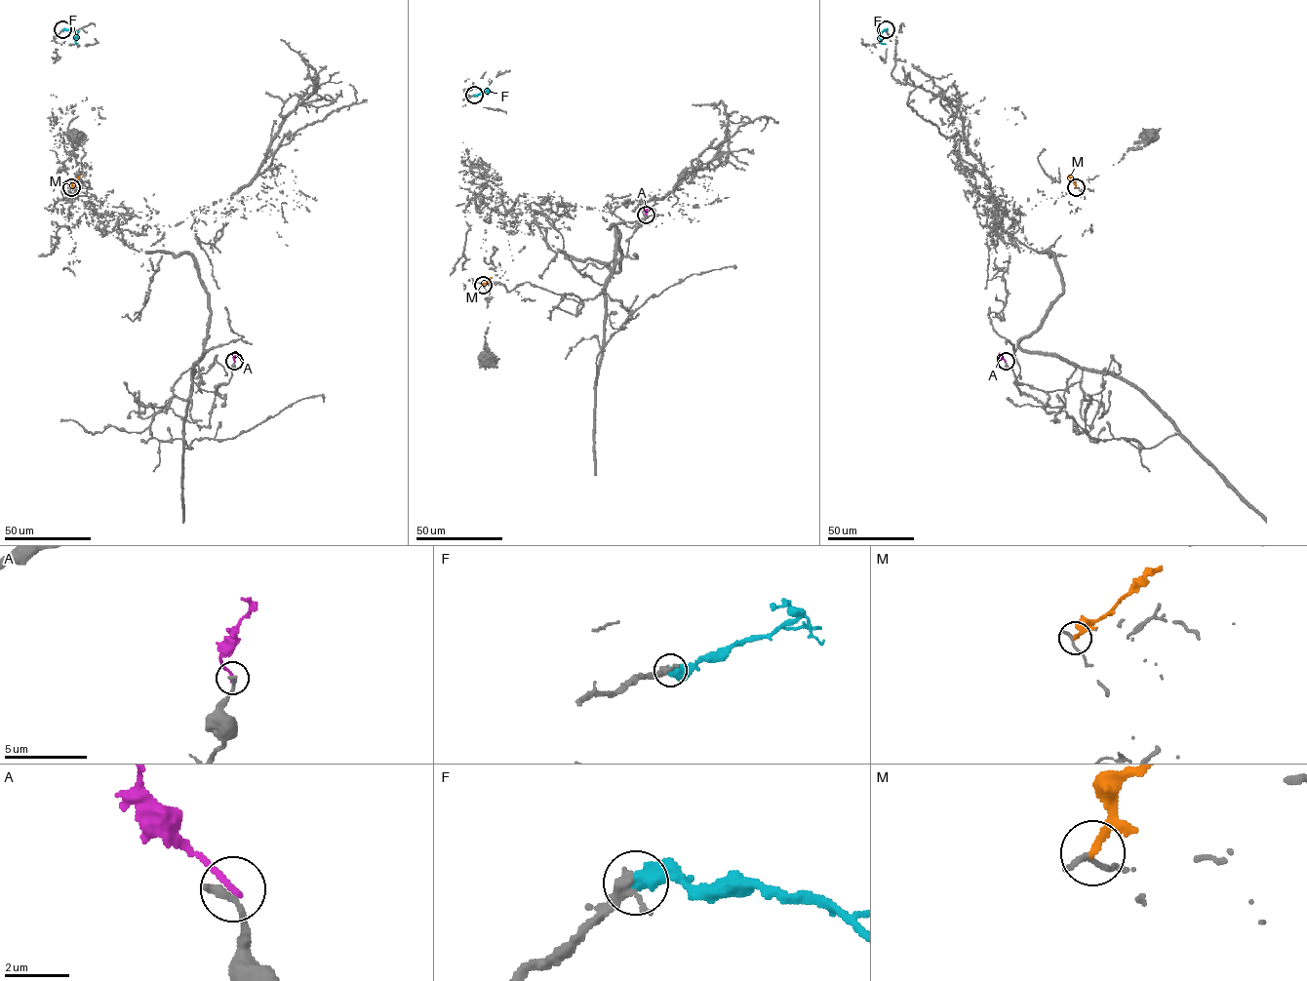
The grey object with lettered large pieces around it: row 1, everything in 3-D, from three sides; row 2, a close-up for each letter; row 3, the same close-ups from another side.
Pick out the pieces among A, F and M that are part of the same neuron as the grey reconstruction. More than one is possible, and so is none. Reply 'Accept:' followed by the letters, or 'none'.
Accept: F

